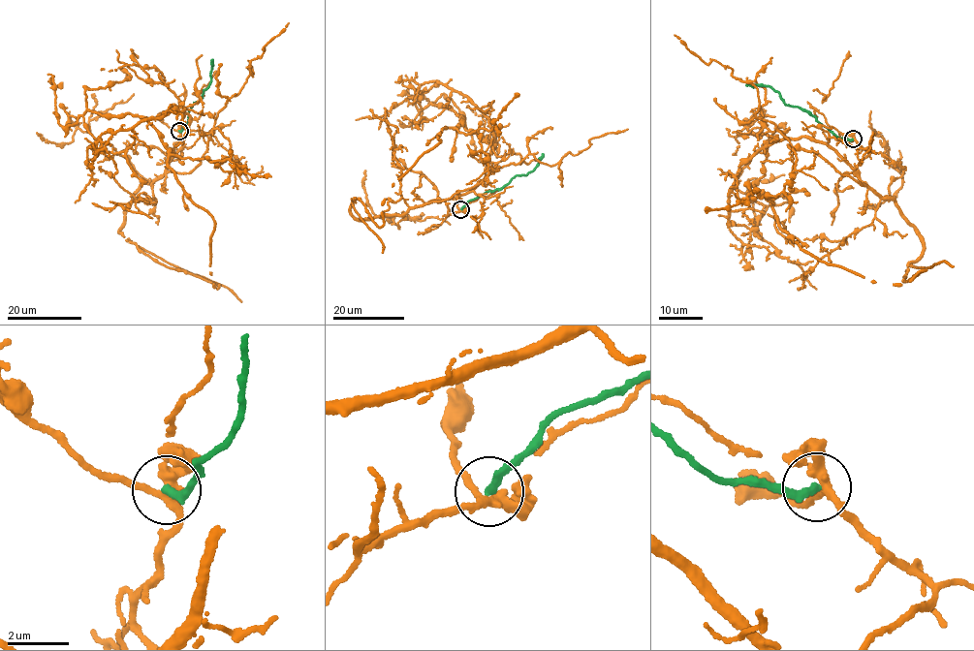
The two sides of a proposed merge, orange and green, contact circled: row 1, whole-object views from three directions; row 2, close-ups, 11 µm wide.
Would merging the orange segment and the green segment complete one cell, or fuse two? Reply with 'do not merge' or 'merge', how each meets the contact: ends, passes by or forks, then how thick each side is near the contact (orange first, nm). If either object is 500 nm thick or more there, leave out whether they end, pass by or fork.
do not merge; orange forks there; green ends there; 300 nm thick on the orange side, 240 nm on the other

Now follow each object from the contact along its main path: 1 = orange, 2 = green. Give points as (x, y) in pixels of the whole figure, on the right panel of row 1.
1: (854, 139), (869, 153), (855, 169), (806, 136), (767, 145), (754, 185), (802, 249), (875, 282)
2: (853, 139), (840, 139), (805, 110), (786, 105), (780, 94), (769, 86), (745, 84)

